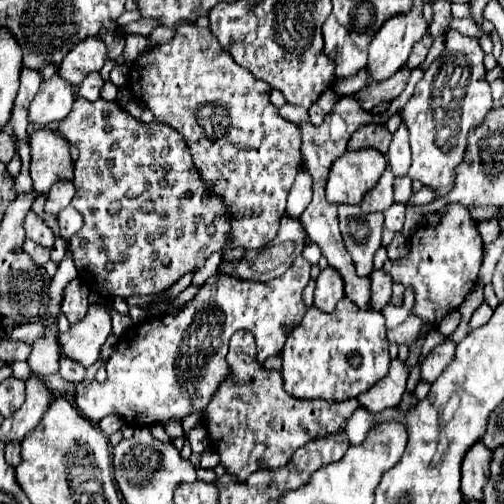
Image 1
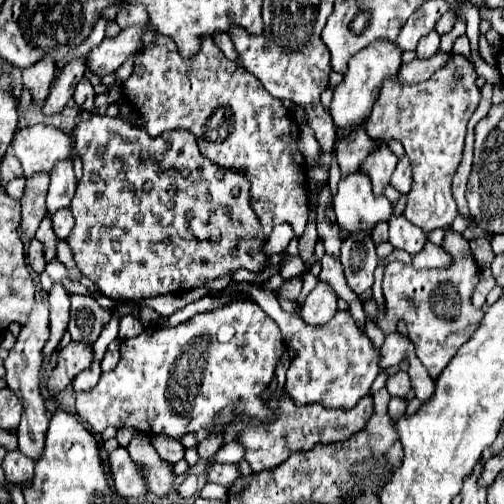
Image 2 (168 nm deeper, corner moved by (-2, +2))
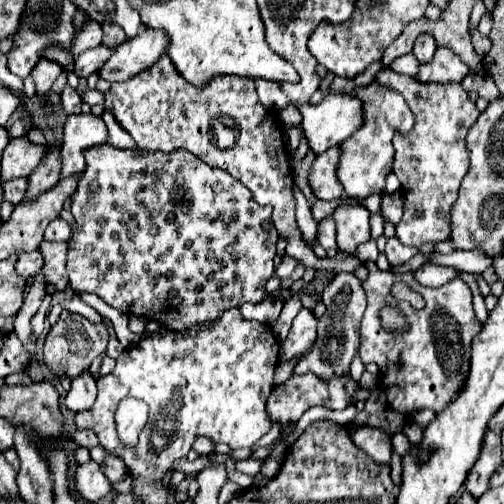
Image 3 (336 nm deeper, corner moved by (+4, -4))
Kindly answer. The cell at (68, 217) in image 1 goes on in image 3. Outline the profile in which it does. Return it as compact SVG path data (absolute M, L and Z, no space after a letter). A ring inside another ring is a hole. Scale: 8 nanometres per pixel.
M63 218L53 220L45 230L45 240L49 242L67 242L71 238L71 228Z

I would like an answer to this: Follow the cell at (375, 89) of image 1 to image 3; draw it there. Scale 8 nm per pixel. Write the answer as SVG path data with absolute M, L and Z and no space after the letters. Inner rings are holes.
M441 46L441 48L437 48L437 52L429 64L419 66L417 78L423 82L449 84L449 82L463 82L463 78L469 72L471 72L469 66L453 50Z

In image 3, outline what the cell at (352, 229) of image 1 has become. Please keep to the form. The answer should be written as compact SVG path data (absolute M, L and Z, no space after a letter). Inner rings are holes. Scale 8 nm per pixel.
M341 272L335 280L323 290L321 302L325 304L325 314L317 320L317 338L309 354L305 354L293 368L293 374L313 372L321 380L331 380L333 376L343 378L349 374L353 356L359 350L359 326L367 306L365 292L361 292L361 280L351 272Z

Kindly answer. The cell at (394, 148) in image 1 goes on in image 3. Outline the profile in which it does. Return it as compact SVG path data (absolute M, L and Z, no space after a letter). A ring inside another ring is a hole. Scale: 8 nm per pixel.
M401 192L391 194L391 196L383 196L381 216L387 222L391 222L393 226L397 226L397 222L401 220L401 214L403 214L403 196L401 196Z

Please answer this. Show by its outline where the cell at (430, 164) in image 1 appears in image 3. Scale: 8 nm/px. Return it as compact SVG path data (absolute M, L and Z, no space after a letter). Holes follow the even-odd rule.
M381 70L375 78L379 84L397 90L411 112L415 114L415 128L401 136L397 134L393 172L403 186L405 212L395 228L395 236L405 246L421 246L427 242L441 242L449 238L449 208L457 200L461 180L469 170L469 156L465 148L465 136L477 122L479 110L469 100L467 90L461 84L433 84L419 82L393 70Z

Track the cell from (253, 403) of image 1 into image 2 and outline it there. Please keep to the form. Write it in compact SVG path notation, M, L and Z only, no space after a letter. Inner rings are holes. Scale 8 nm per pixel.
M281 388L281 398L277 398L277 408L275 408L275 418L269 422L257 424L257 428L243 428L237 434L237 440L245 448L245 460L249 462L251 470L259 472L263 468L269 470L269 468L283 464L291 454L297 454L301 450L311 450L311 446L315 446L317 442L331 444L331 442L349 438L351 434L359 432L365 426L371 414L373 414L371 394L367 394L367 398L361 398L355 408L335 412L319 404L295 406L295 402Z

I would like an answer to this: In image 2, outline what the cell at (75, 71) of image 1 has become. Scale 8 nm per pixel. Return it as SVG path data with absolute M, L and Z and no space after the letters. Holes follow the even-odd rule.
M127 28L121 30L115 38L105 38L87 54L87 70L97 76L115 72L131 52L137 52L141 48L143 32L143 28Z

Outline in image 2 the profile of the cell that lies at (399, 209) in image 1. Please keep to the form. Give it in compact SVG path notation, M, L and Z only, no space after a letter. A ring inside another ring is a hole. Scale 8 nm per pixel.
M391 216L391 220L389 220L389 242L395 248L403 248L409 254L415 254L423 248L423 244L427 242L427 236L423 234L423 230L419 230L419 226L407 222L407 218Z

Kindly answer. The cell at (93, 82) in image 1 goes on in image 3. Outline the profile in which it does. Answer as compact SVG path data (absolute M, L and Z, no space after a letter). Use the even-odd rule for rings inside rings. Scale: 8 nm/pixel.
M65 86L61 92L61 102L63 102L63 110L65 114L79 114L81 112L81 96L77 94L75 88Z

